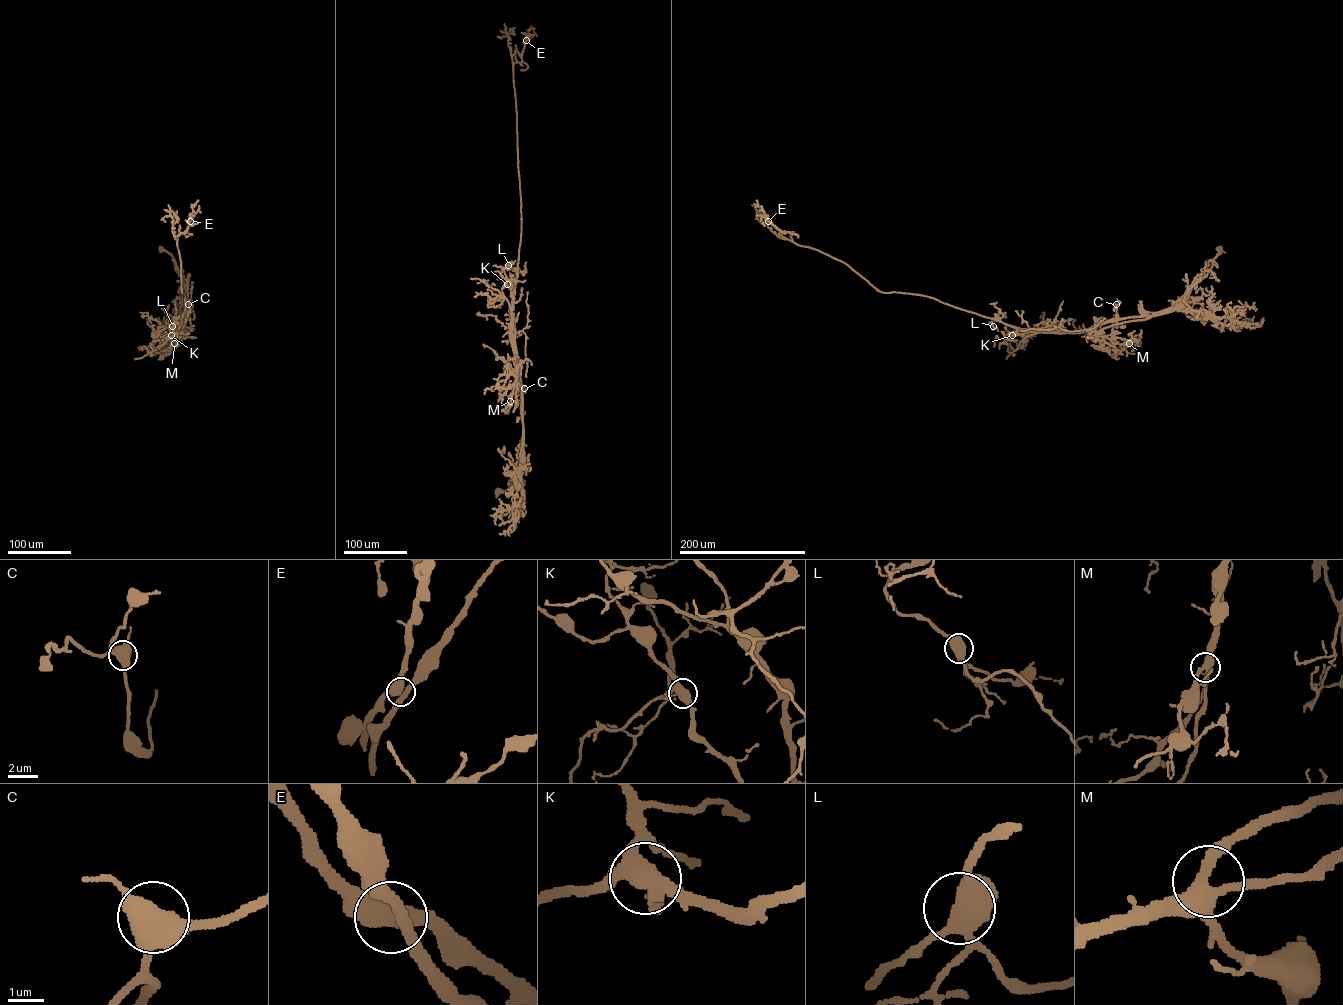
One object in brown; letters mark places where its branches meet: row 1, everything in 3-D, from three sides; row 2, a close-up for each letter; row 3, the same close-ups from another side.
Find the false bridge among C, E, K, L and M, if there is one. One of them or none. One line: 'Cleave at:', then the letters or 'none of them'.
Cleave at: none of them

